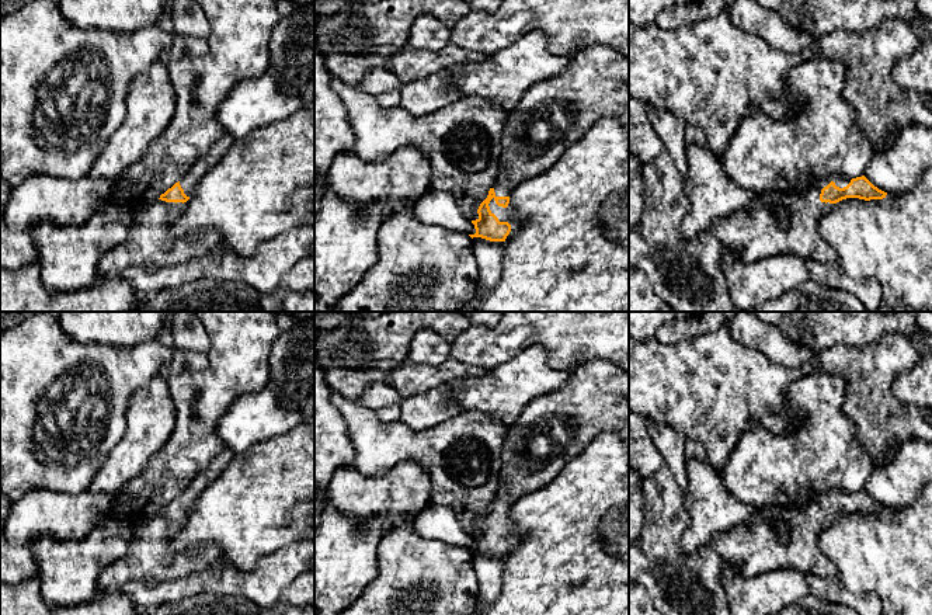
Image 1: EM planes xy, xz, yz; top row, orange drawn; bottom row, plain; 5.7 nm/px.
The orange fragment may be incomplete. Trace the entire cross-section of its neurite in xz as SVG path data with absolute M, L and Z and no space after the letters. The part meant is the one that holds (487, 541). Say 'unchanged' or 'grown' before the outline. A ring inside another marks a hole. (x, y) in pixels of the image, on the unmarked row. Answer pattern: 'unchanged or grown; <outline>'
grown; M597 358L575 368L559 390L533 399L508 428L501 447L498 490L477 524L479 532L472 535L476 548L469 550L505 556L518 536L510 518L511 507L522 496L556 482L561 469L605 431L618 432L629 447L629 372Z

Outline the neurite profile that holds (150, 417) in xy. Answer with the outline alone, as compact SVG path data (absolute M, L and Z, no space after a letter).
M163 368L147 385L131 395L125 434L93 477L88 490L118 496L167 444L177 420L168 389L170 376L170 368Z

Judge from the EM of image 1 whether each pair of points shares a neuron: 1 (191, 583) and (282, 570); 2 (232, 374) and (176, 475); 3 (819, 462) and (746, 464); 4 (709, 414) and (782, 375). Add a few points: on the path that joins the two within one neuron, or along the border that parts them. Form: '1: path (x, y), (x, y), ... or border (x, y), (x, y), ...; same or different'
1: path (214, 582), (260, 582); same
2: path (207, 399), (201, 405), (195, 442), (190, 450); same
3: path (800, 464), (764, 464); same
4: path (727, 396), (737, 386), (764, 385); same

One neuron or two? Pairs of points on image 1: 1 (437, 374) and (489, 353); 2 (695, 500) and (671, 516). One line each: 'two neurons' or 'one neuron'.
1: two neurons
2: two neurons

